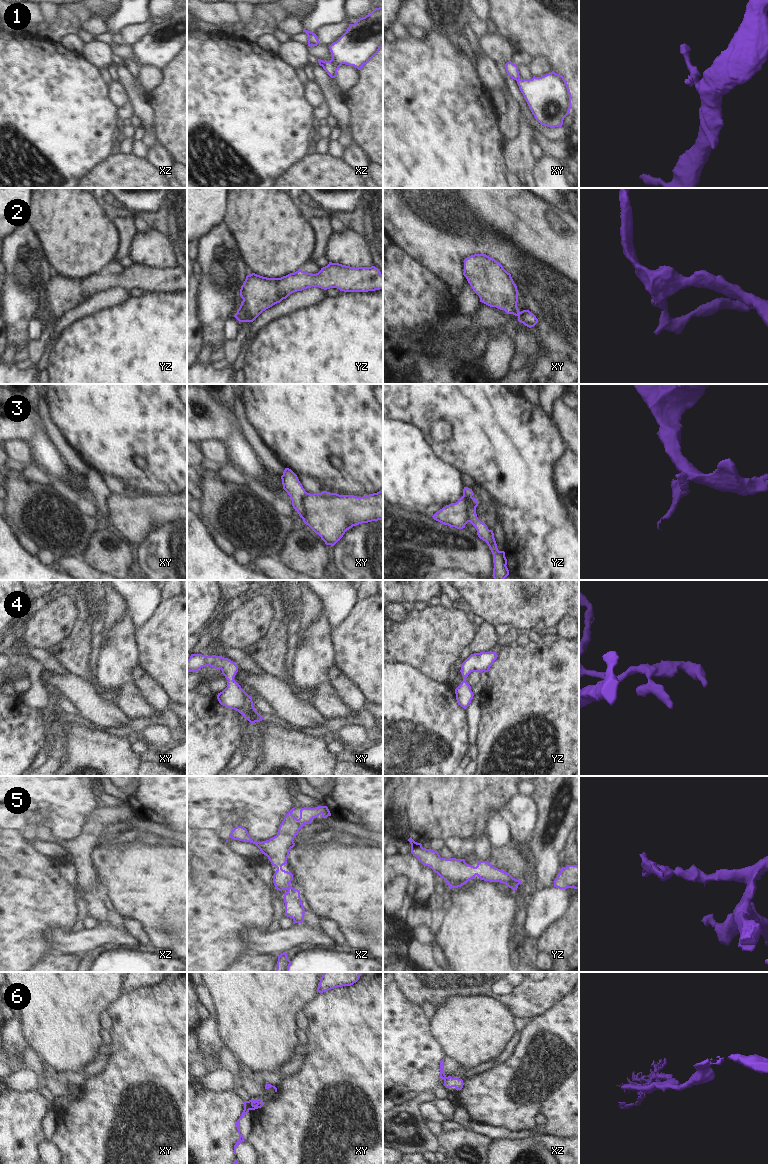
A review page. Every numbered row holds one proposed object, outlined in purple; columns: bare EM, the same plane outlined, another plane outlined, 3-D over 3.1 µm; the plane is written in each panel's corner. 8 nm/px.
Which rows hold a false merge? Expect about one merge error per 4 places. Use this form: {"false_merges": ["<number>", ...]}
{"false_merges": ["1", "2", "3", "6"]}

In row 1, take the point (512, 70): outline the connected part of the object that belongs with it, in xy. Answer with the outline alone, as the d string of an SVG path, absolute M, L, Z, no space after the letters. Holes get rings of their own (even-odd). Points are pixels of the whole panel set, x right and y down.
M511 61L507 62L505 64L505 69L509 77L512 79L518 81L520 80L520 75L518 71L518 66L513 64Z

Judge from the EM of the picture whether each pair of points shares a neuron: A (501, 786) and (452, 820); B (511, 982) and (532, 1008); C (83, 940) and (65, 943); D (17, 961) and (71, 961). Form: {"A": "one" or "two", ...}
{"A": "one", "B": "one", "C": "one", "D": "two"}

